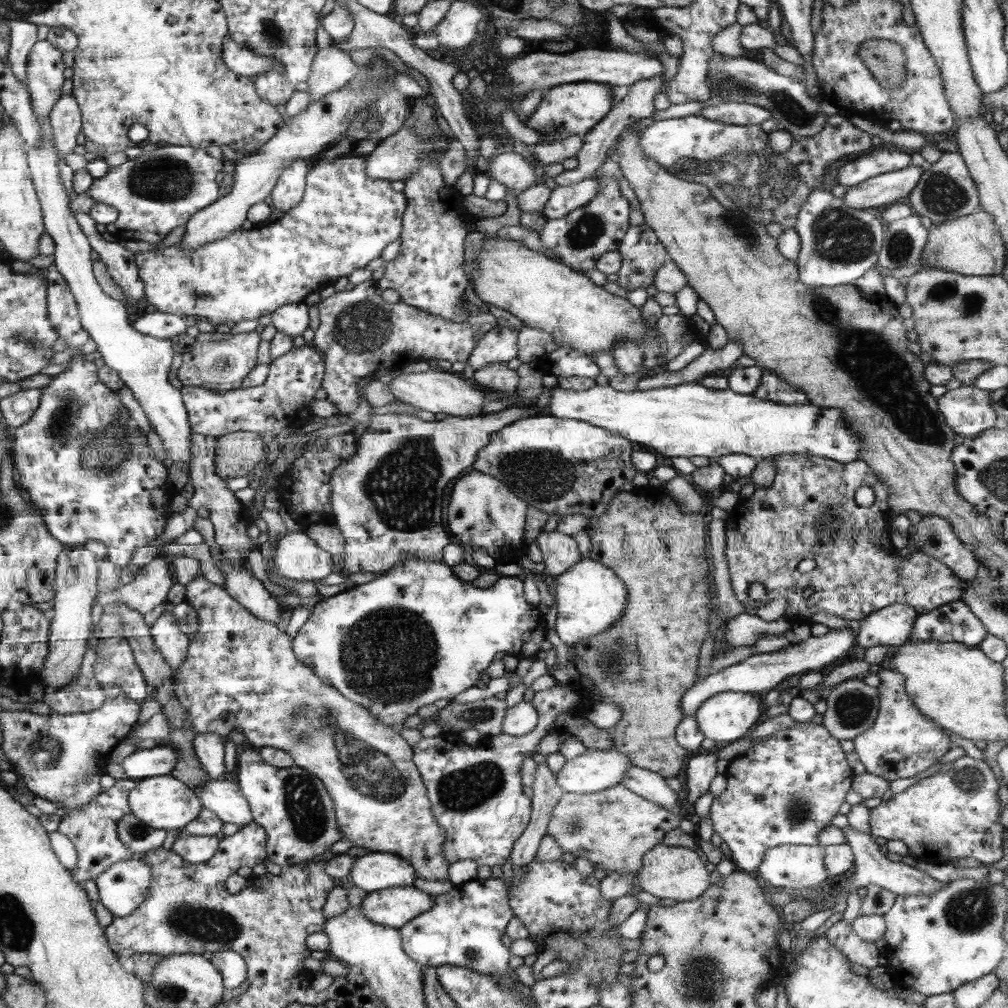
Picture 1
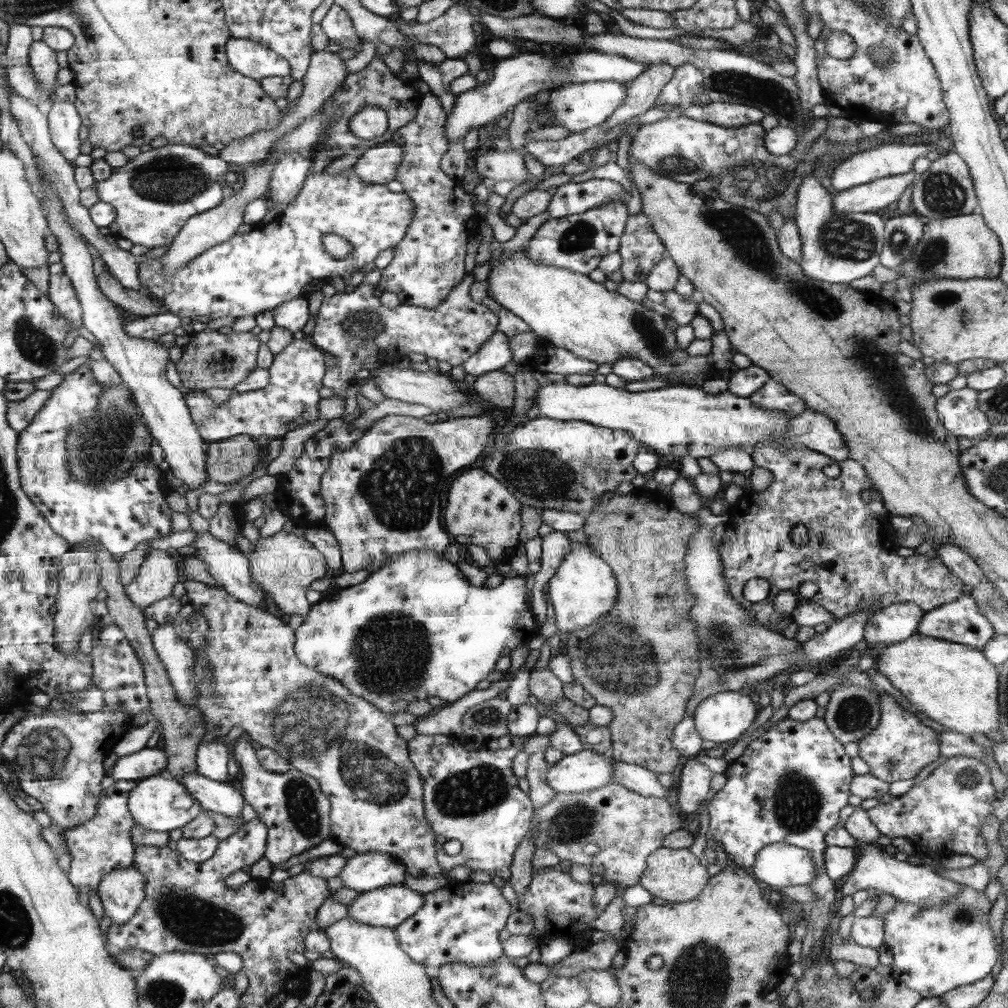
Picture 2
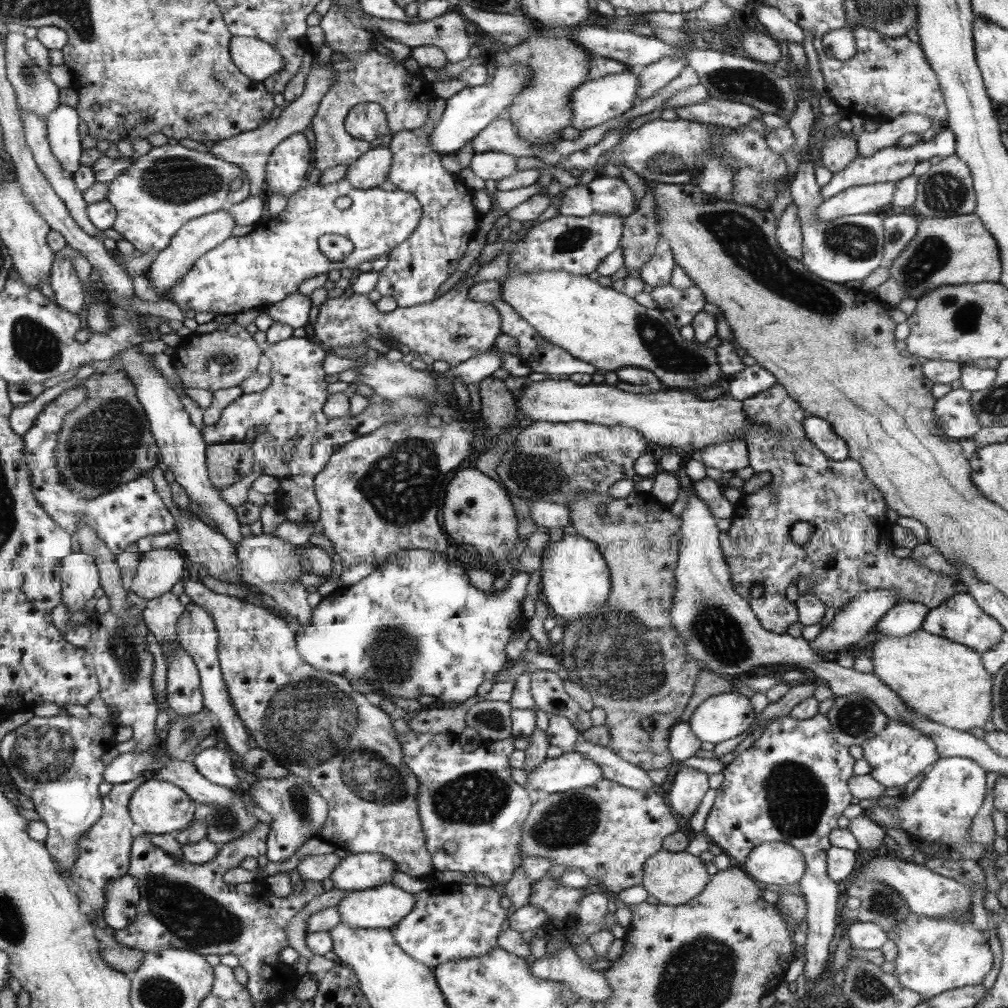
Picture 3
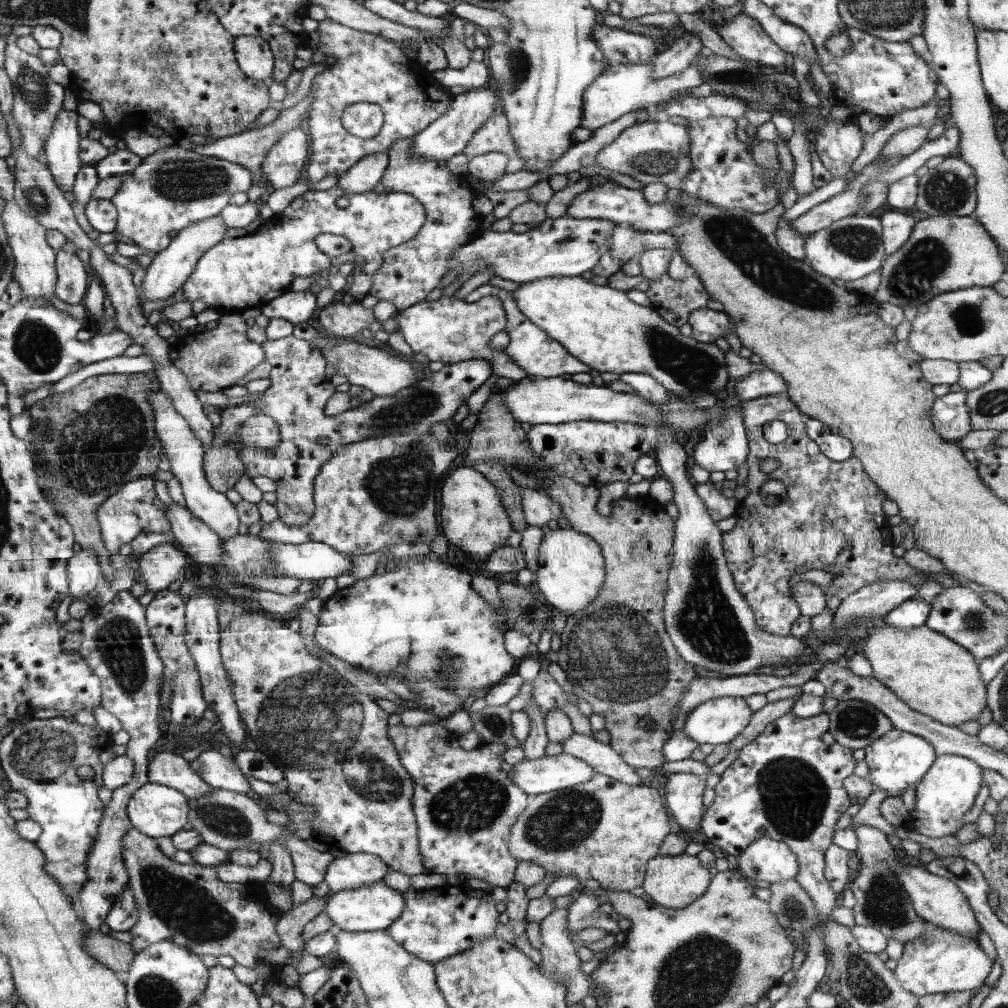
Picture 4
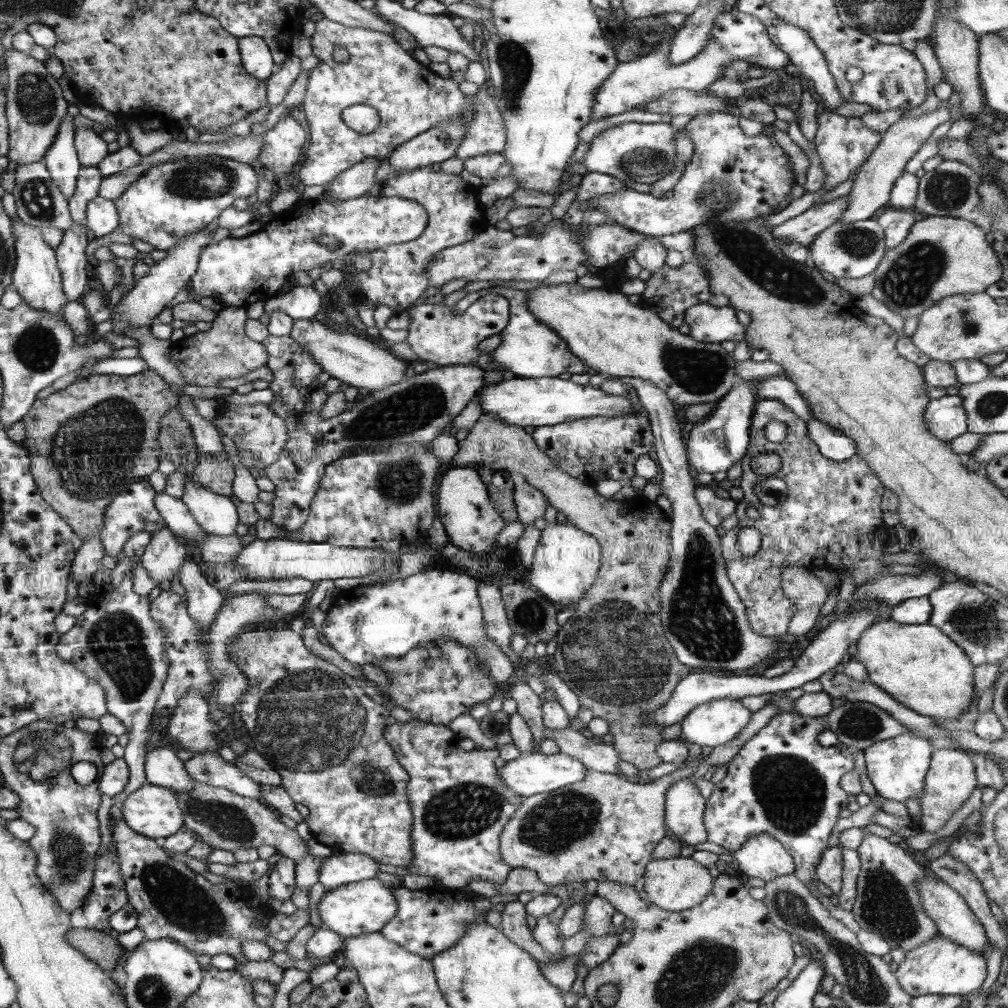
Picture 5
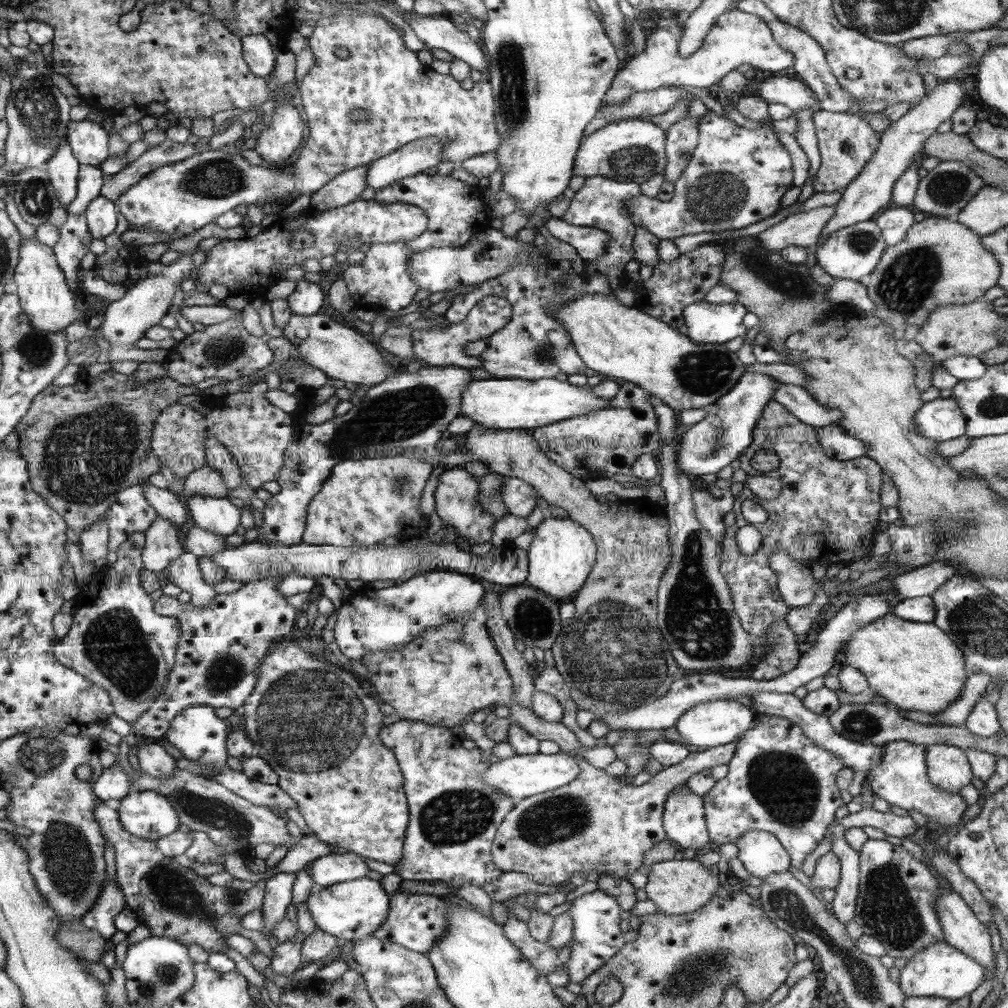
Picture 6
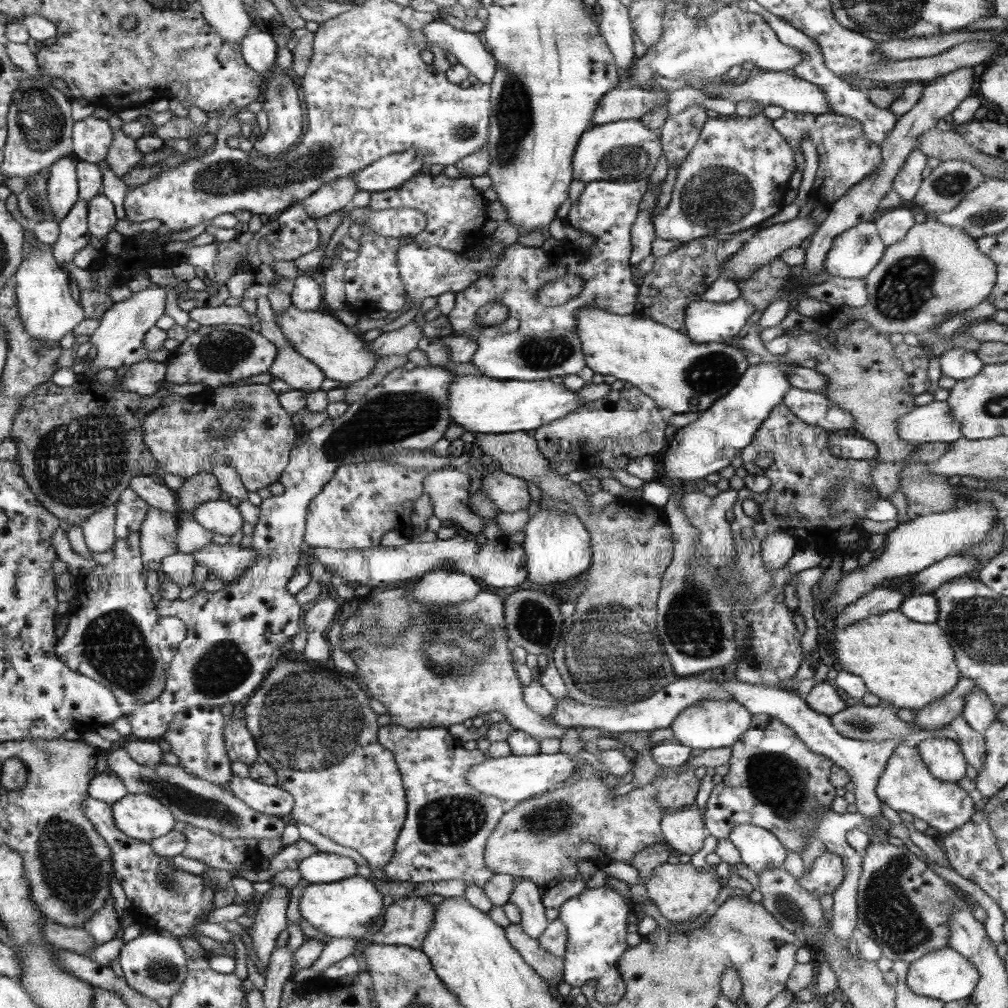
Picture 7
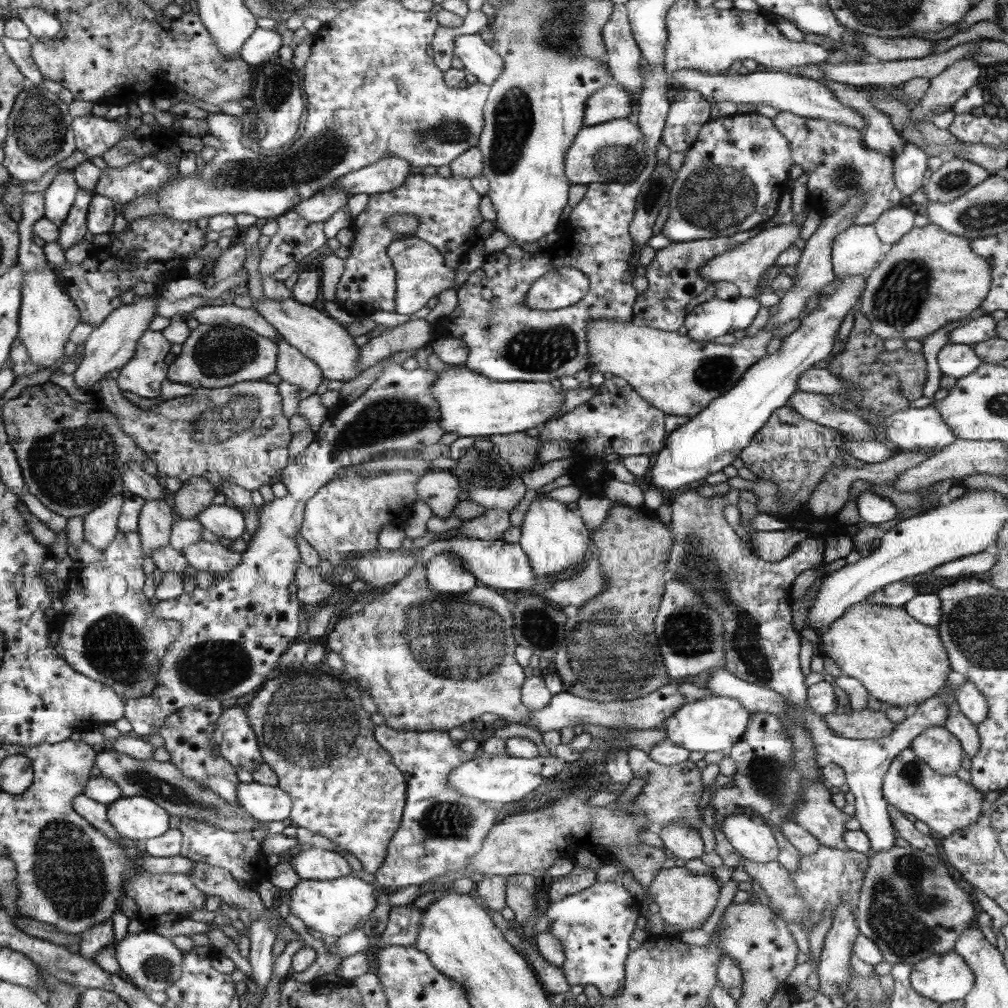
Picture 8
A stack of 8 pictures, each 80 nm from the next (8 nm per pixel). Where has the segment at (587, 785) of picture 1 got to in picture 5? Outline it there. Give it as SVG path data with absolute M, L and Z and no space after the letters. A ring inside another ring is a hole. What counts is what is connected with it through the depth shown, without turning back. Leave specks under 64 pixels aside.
M523 753L520 758L507 761L504 767L498 769L498 776L505 781L513 792L523 799L535 795L542 795L544 792L557 791L563 787L569 787L575 782L584 781L589 769L582 761L570 756L567 753L558 753L546 756L545 753Z

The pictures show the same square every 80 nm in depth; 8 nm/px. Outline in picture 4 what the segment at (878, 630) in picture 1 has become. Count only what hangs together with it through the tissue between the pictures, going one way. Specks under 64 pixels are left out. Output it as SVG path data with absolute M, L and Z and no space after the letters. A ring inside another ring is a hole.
M919 598L906 599L888 614L883 616L886 626L906 630L925 624L931 605L926 604Z

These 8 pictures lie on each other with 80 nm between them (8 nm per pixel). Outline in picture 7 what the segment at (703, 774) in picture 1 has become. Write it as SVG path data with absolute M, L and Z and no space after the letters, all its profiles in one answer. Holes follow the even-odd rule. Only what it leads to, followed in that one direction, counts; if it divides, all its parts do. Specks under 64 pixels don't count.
M690 804L674 814L661 816L661 830L665 835L663 841L676 854L692 856L704 847L709 835L700 818L698 804Z

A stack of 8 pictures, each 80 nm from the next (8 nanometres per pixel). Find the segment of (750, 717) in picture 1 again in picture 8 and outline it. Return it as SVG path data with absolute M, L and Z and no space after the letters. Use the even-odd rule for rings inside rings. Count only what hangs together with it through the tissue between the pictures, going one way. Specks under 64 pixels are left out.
M706 696L679 708L666 720L664 730L667 732L668 739L690 752L723 752L729 754L732 747L744 734L750 713L738 702L738 699Z

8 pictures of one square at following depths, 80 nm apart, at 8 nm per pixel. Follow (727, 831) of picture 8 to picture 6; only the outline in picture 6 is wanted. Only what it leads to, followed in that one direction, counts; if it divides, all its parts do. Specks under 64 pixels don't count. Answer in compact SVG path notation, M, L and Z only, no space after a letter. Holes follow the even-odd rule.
M748 831L738 837L738 860L752 876L768 878L777 872L788 872L791 859L776 836L765 831Z

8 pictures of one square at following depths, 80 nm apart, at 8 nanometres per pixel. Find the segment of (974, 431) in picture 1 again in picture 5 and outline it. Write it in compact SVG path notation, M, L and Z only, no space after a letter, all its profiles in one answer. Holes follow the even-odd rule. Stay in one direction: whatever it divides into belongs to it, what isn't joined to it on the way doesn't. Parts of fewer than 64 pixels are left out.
M946 394L938 399L930 399L924 418L928 432L943 442L950 442L969 432L967 414L960 395Z

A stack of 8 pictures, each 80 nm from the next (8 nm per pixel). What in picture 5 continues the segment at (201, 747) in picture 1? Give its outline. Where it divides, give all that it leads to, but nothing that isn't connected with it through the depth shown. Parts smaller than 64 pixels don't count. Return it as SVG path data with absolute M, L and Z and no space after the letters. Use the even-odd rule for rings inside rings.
M216 753L195 754L185 762L192 779L210 786L226 788L240 796L266 803L261 784L254 782L235 765Z

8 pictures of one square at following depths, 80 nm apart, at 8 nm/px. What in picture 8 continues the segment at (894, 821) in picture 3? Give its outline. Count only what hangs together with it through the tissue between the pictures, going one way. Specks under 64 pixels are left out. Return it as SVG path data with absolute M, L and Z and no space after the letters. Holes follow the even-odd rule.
M943 725L927 728L911 741L910 748L937 775L956 775L962 766L964 749L960 741Z

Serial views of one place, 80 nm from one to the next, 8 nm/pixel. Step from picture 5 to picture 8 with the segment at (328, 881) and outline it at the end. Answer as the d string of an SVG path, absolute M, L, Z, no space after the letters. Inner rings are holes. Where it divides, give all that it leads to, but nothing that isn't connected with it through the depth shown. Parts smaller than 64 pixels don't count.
M309 846L293 856L290 865L303 880L334 880L352 872L349 861L341 854Z

